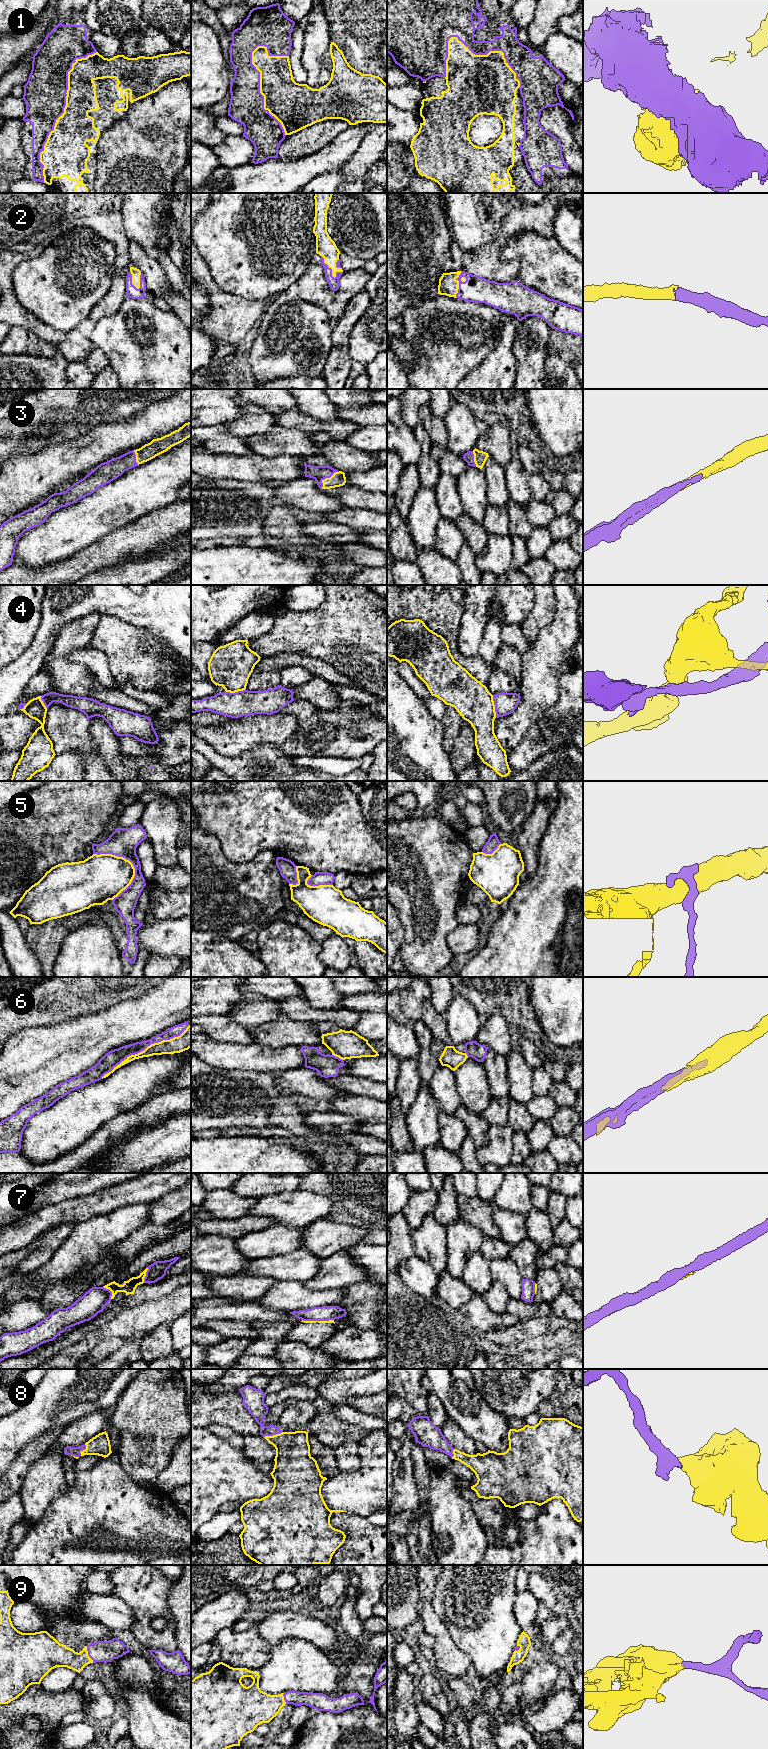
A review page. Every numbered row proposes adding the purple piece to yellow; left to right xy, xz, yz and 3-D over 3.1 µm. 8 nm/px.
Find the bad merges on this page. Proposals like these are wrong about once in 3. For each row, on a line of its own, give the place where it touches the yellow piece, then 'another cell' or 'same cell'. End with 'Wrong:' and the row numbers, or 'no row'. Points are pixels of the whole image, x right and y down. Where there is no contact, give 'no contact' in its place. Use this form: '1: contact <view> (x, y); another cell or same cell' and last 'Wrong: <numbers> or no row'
1: contact xy (64, 111); same cell
2: contact yz (458, 284); same cell
3: contact xz (327, 478); same cell
4: contact yz (494, 706); another cell
5: contact xy (131, 863); another cell
6: contact xy (146, 1048); another cell
7: contact xz (318, 1321); another cell
8: contact xz (273, 1435); same cell
9: contact xy (87, 1654); same cell
Wrong: 4, 5, 6, 7

